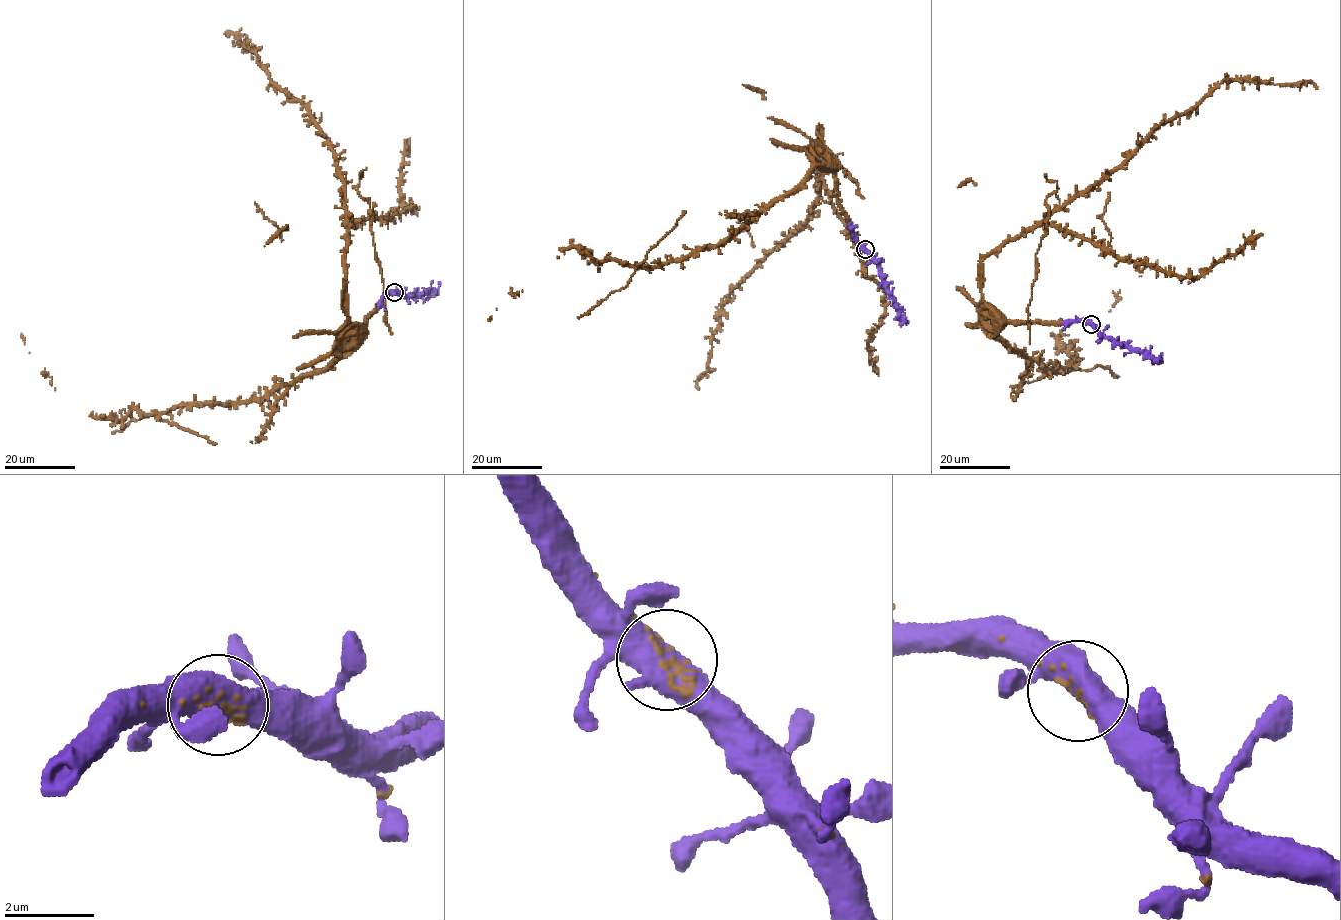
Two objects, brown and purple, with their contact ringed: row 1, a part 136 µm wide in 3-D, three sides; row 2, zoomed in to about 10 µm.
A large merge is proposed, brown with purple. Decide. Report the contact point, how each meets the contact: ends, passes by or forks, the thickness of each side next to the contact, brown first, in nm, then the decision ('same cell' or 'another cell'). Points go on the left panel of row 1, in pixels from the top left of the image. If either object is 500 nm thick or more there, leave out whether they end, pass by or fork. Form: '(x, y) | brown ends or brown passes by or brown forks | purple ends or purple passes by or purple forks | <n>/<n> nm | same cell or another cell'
(394, 292) | 160/650 nm | same cell

